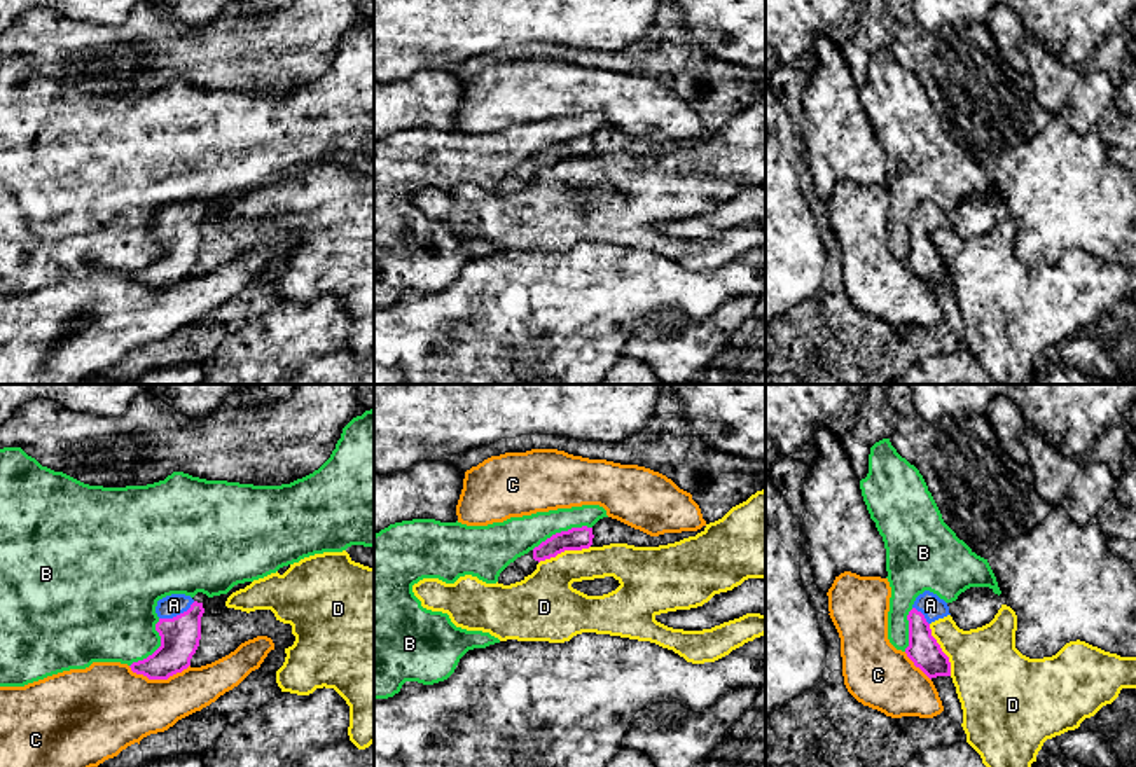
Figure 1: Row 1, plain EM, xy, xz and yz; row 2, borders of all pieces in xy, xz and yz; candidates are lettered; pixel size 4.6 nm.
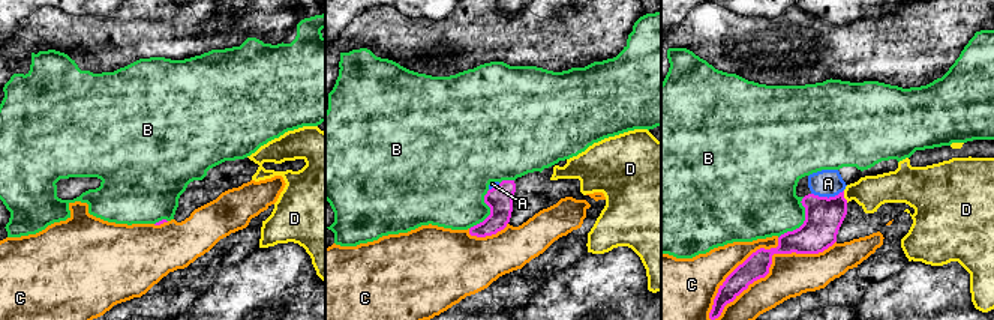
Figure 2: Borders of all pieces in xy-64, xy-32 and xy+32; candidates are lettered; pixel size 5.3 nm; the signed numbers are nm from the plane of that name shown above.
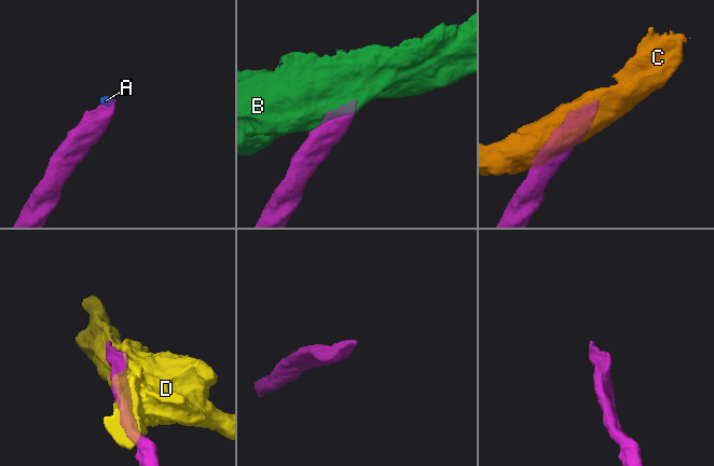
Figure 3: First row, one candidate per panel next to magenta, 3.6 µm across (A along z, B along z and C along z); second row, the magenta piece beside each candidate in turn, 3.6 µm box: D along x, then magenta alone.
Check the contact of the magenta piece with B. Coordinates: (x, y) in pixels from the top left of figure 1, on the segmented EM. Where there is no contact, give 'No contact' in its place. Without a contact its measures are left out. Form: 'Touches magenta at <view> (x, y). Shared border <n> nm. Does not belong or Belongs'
Touches magenta at xz (561, 532). Shared border 300 nm. Does not belong

